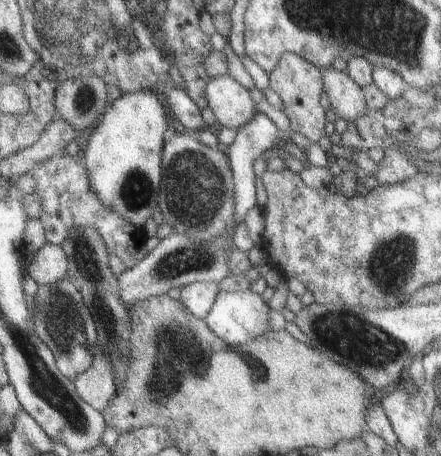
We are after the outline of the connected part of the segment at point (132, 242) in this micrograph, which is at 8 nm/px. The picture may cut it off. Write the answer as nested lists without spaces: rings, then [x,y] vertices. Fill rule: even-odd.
[[[63,152],[36,163],[27,173],[34,180],[31,193],[41,198],[41,213],[38,219],[44,230],[44,242],[61,246],[70,228],[91,227],[99,233],[108,254],[115,254],[128,269],[148,252],[145,248],[145,233],[141,227],[135,228],[127,219],[105,206],[92,193],[86,170],[81,163],[76,157],[70,157]]]

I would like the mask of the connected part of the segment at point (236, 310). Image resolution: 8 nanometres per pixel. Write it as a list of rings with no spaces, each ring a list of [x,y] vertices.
[[[248,289],[219,291],[211,308],[204,314],[207,328],[227,346],[237,346],[252,341],[270,330],[268,316],[270,308],[261,299],[260,292]]]

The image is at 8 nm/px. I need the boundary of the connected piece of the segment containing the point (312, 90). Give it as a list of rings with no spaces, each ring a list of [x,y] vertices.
[[[281,53],[280,58],[268,76],[268,86],[281,100],[283,114],[289,120],[289,130],[305,136],[316,143],[324,135],[324,111],[319,103],[322,92],[322,73],[314,64],[291,53]]]

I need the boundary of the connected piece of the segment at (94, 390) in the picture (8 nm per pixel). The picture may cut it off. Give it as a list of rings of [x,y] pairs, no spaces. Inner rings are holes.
[[[99,348],[92,349],[92,363],[73,380],[76,393],[96,411],[103,407],[113,396],[115,389],[114,374],[110,358]]]

